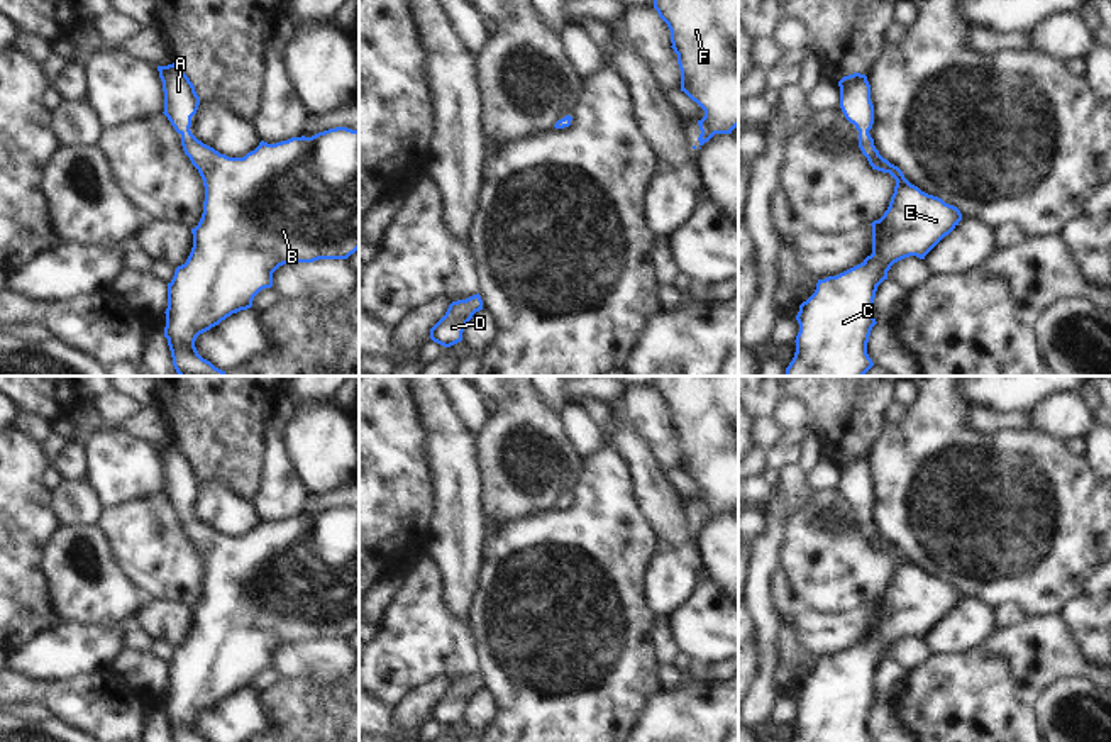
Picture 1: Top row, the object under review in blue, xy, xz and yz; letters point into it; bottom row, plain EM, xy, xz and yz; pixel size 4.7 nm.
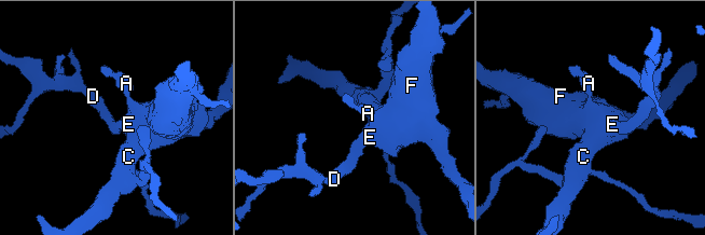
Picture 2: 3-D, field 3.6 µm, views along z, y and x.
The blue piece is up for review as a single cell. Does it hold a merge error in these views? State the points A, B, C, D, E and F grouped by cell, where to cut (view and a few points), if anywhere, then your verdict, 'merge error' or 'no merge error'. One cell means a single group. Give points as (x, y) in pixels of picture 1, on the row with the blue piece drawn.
groups A B C D E F; cut none; no merge error

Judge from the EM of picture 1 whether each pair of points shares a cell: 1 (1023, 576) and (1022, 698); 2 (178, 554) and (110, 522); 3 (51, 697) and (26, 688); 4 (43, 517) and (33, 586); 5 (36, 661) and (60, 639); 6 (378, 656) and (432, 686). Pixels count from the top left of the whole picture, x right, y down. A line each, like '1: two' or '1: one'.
1: two
2: one
3: one
4: one
5: one
6: two

